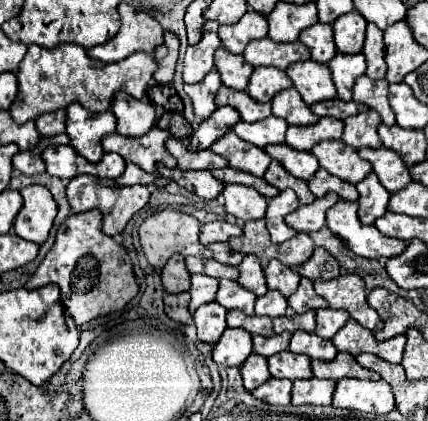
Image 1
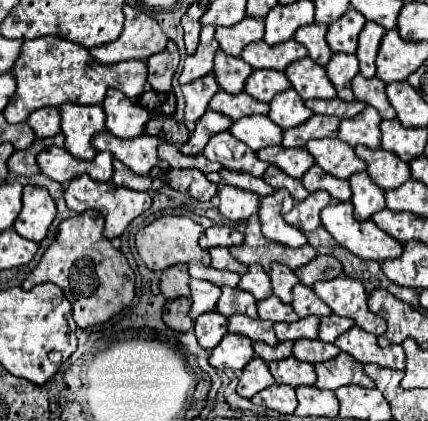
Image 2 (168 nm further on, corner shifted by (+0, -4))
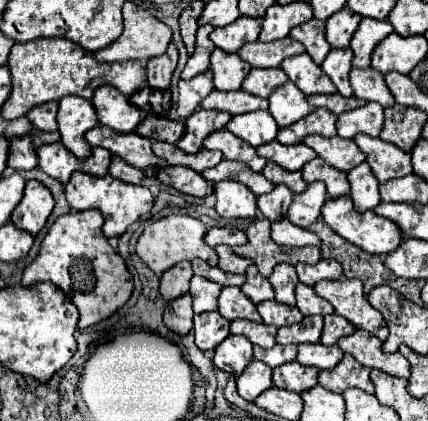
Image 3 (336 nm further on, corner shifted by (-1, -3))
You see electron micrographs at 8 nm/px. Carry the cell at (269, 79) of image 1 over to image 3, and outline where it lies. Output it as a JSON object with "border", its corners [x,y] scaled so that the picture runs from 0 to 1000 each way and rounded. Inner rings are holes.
{"border":[[[589,164],[565,197],[565,211],[603,230],[626,230],[636,211],[664,202],[668,192],[673,183],[659,164]]]}

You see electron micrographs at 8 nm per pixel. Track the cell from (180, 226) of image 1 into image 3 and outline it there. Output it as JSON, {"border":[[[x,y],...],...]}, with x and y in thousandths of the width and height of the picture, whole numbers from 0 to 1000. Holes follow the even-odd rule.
{"border":[[[393,511],[374,525],[360,525],[350,539],[336,544],[336,553],[327,558],[327,568],[318,577],[318,601],[364,653],[379,653],[388,639],[407,634],[421,620],[477,615],[491,629],[505,629],[509,606],[495,587],[486,587],[477,577],[477,558],[481,558],[481,539],[472,525],[439,515],[439,511]]]}

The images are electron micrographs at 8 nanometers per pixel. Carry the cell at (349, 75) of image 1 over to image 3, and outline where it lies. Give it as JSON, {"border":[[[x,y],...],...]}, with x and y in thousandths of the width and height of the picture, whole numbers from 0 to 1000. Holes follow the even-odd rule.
{"border":[[[776,116],[752,150],[752,169],[776,188],[790,221],[804,230],[822,230],[822,207],[813,192],[818,164],[822,164],[822,116]]]}

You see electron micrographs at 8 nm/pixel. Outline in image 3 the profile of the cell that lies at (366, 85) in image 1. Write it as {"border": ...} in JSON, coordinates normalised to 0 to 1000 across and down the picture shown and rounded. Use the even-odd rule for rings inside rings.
{"border":[[[822,159],[818,169],[818,202],[827,211],[827,230],[850,235],[850,240],[879,240],[893,254],[916,254],[921,230],[911,211],[902,207],[897,178],[869,159],[855,164],[832,164]]]}

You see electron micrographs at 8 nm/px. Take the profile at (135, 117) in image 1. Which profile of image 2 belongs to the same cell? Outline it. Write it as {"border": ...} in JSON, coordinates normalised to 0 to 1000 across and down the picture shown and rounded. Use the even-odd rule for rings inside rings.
{"border":[[[255,214],[241,238],[241,261],[250,271],[250,309],[278,328],[315,328],[334,318],[343,285],[353,280],[343,257],[306,242],[278,214]]]}

